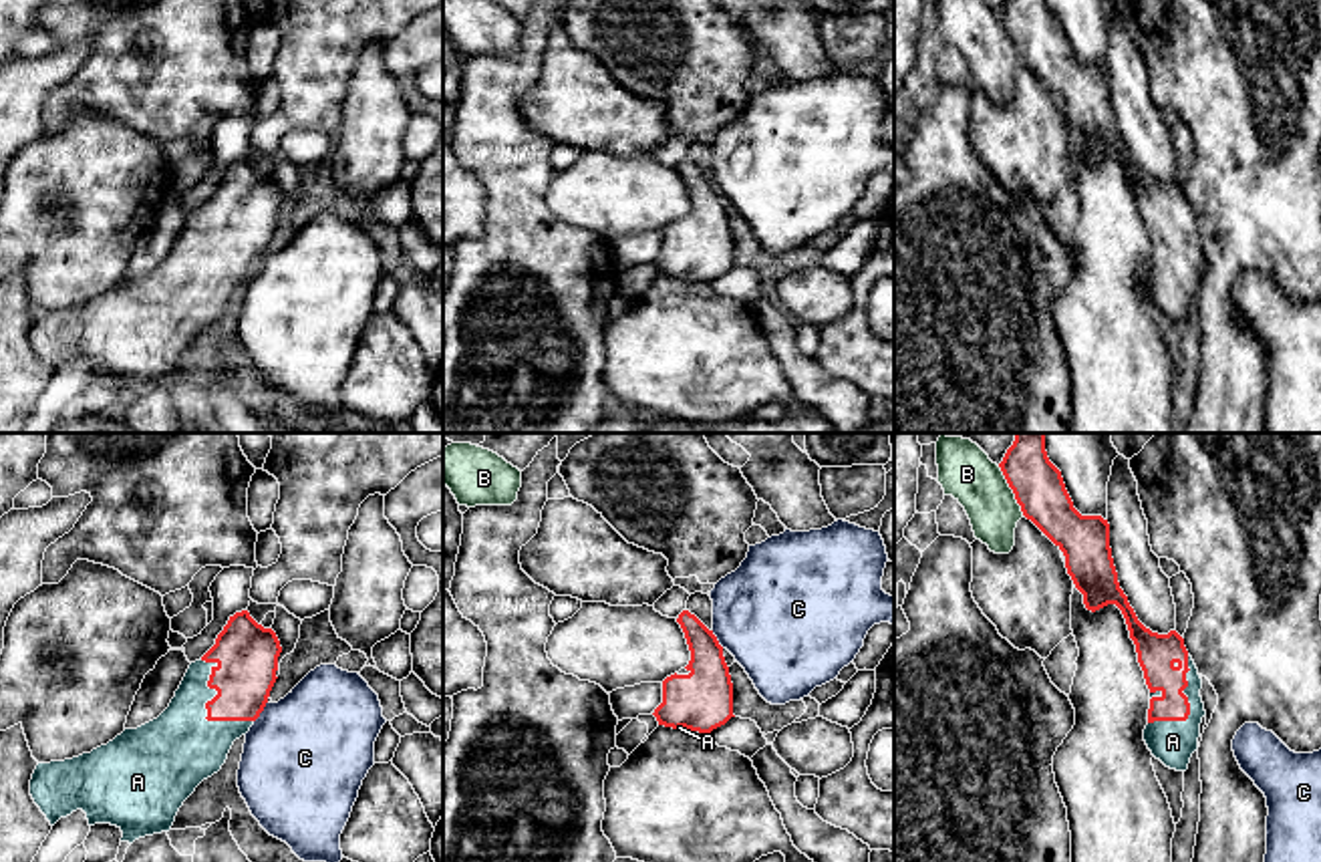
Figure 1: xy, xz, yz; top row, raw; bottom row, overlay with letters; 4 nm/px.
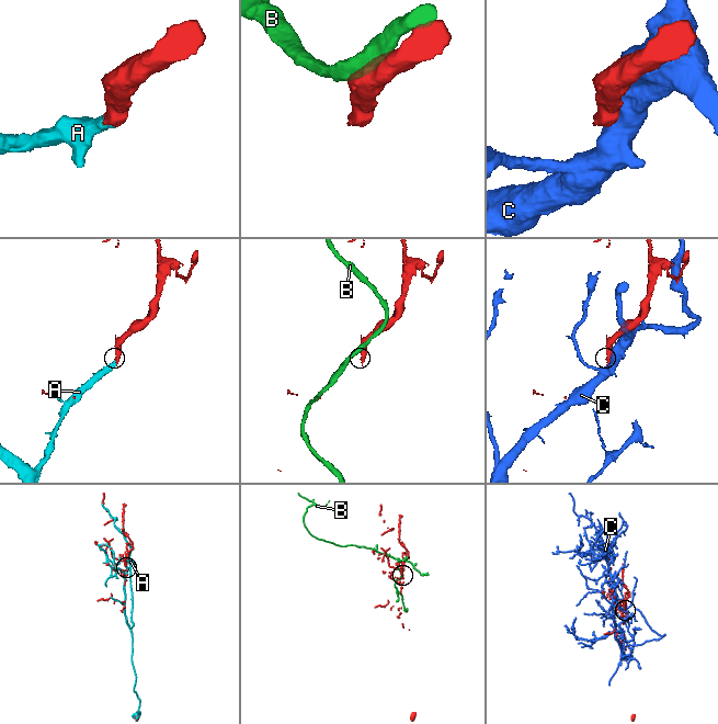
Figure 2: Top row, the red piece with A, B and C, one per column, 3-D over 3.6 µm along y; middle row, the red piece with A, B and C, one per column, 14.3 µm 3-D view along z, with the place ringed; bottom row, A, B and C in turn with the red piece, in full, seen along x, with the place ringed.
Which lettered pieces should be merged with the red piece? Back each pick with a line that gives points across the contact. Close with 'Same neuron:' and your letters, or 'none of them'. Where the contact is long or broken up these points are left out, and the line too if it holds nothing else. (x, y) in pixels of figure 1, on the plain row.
Same neuron: A

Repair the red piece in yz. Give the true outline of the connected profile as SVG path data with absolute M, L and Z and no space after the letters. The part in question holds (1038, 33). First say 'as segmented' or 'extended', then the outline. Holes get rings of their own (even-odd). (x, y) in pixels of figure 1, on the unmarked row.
extended | M1007 0L999 16L1023 64L1063 101L1067 123L1083 143L1085 157L1095 161L1116 153L1122 159L1150 238L1144 290L1166 316L1186 320L1198 298L1206 260L1202 228L1184 187L1176 179L1152 181L1138 169L1118 131L1108 68L1081 64L1073 56L1061 20L1047 0Z

